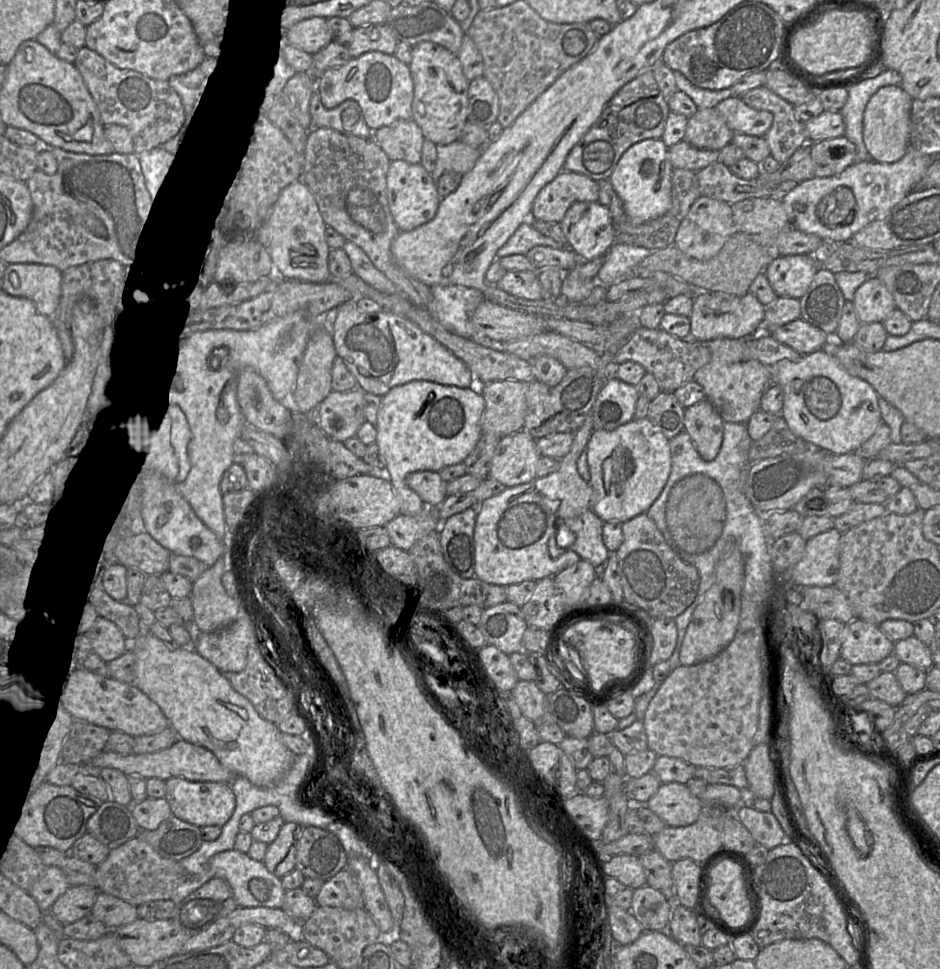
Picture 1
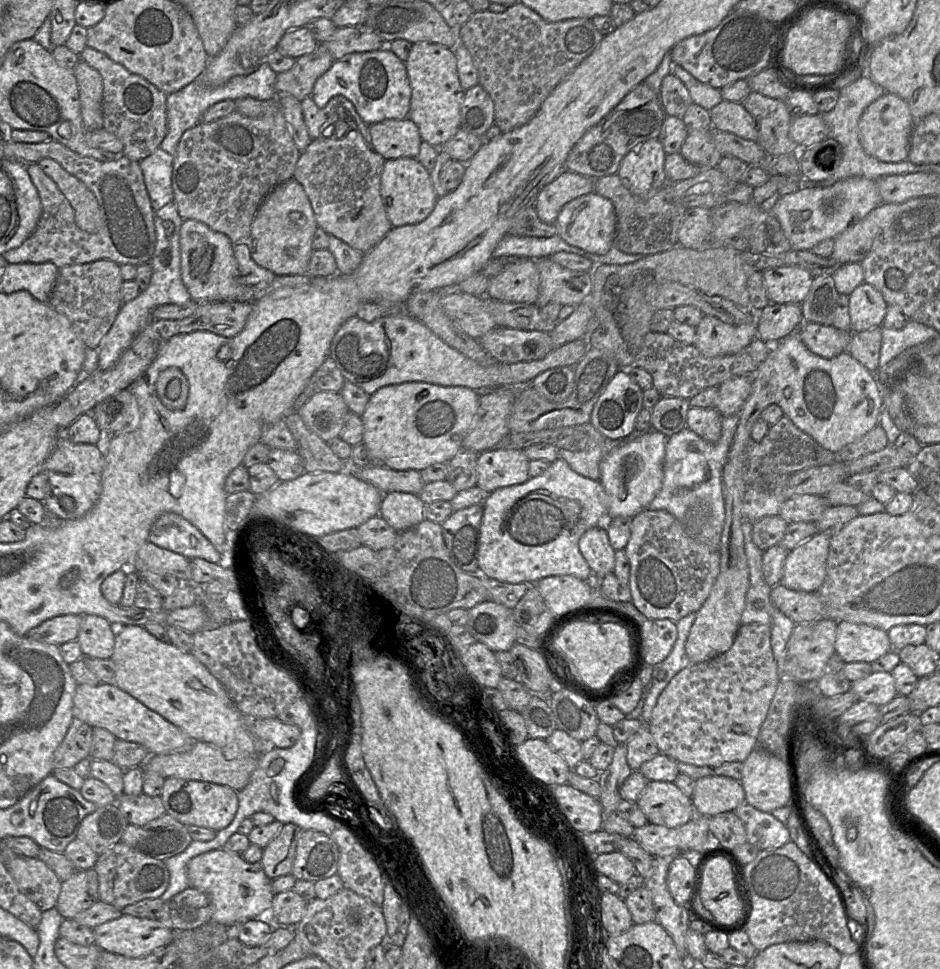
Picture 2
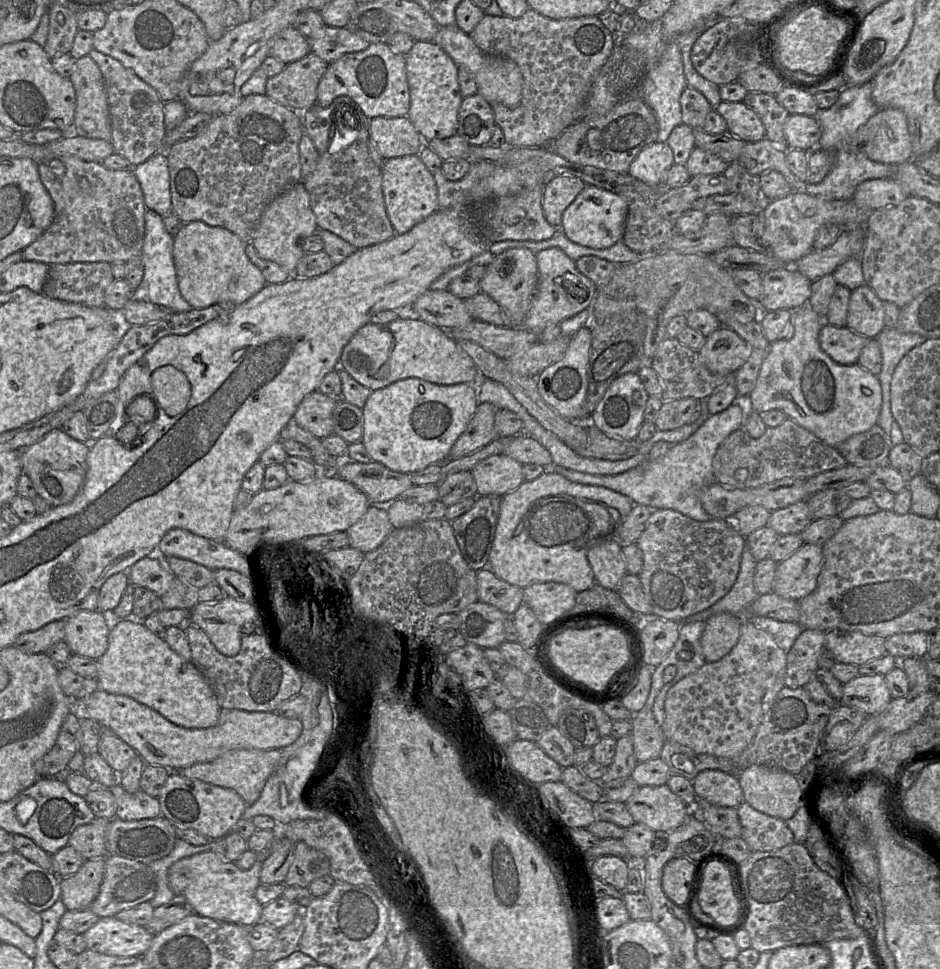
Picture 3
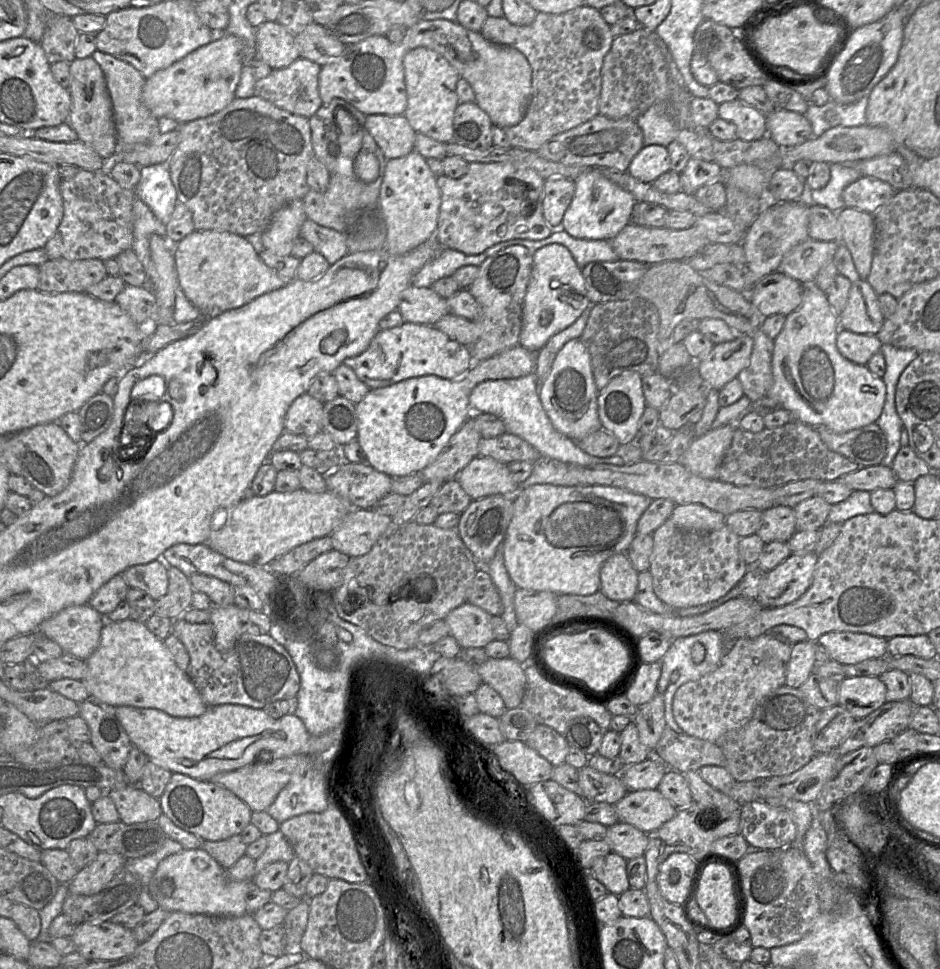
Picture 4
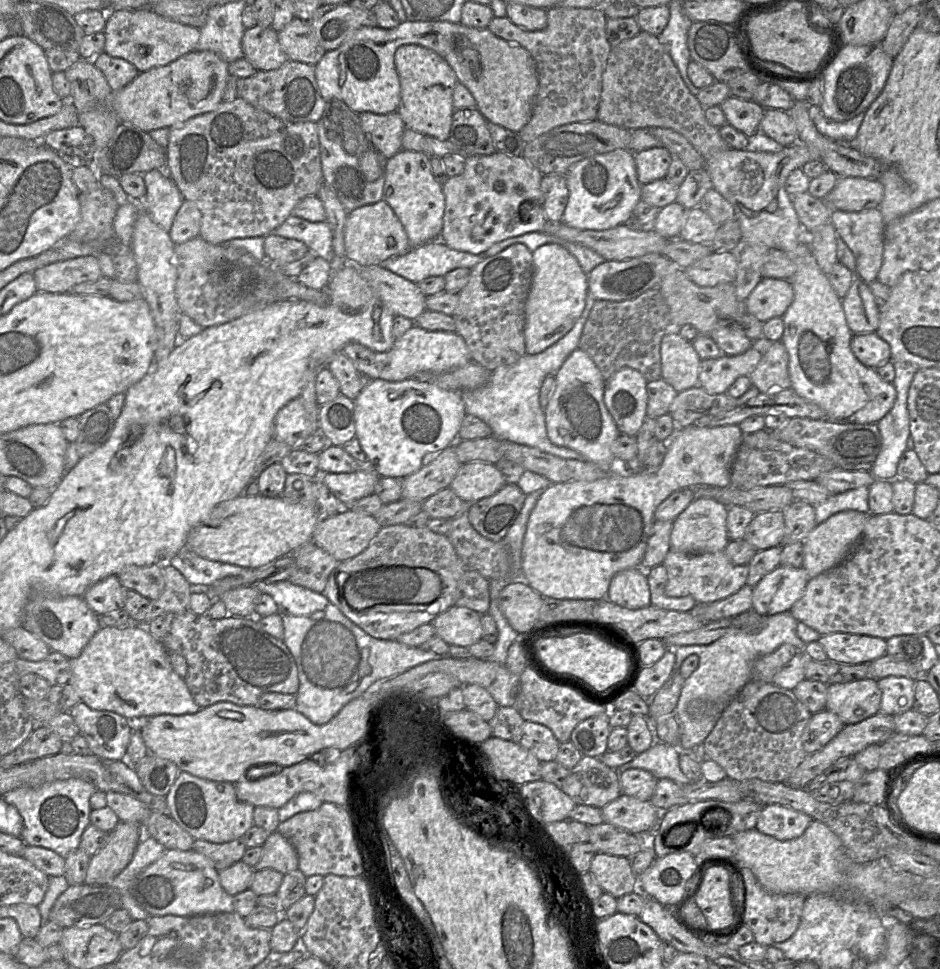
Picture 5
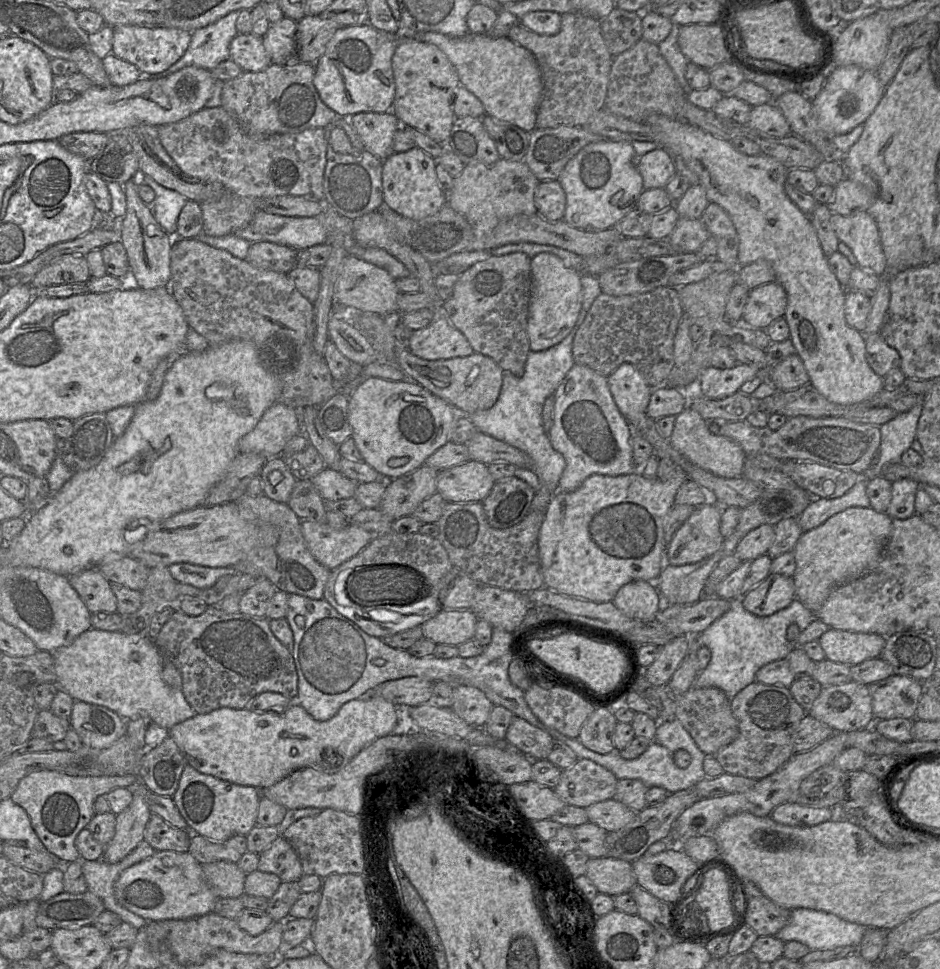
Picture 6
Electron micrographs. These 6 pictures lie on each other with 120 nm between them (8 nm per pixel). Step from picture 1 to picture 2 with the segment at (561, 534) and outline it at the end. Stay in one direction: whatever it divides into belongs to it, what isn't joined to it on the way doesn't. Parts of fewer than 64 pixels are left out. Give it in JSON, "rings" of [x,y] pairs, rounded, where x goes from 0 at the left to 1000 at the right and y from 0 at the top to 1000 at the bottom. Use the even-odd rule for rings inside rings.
{"rings":[[[645,539],[626,546],[616,556],[616,568],[635,596],[651,591],[654,584],[654,568],[645,549]]]}

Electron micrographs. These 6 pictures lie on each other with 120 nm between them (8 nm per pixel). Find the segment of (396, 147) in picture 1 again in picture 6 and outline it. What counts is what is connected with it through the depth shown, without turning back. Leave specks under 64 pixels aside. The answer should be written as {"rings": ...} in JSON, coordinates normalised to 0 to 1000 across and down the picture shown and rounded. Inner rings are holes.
{"rings":[[[416,115],[382,117],[372,121],[371,125],[393,158],[405,166],[418,159],[419,138],[427,128]]]}

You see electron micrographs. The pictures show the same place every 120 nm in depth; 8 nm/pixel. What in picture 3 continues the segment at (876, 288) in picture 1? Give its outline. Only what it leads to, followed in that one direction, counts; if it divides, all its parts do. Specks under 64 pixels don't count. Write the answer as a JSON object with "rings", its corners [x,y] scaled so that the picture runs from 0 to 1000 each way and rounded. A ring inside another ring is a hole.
{"rings":[[[920,293],[905,300],[900,337],[926,350],[941,338],[940,313]]]}

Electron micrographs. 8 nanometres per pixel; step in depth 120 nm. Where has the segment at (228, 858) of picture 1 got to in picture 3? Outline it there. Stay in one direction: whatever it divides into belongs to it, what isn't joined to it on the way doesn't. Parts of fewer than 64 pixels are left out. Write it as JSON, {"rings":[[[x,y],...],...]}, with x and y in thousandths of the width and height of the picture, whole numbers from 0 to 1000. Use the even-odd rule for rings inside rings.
{"rings":[[[287,875],[281,880],[274,880],[276,883],[274,883],[273,888],[268,893],[268,895],[265,896],[264,898],[256,898],[255,896],[252,895],[252,893],[249,890],[240,889],[226,878],[218,878],[218,879],[214,879],[214,880],[207,881],[207,882],[204,882],[201,884],[194,885],[191,888],[189,888],[188,890],[186,890],[179,898],[179,909],[180,909],[181,915],[182,915],[183,920],[185,921],[186,925],[194,924],[199,928],[199,930],[204,935],[206,942],[209,942],[210,944],[213,944],[215,946],[226,947],[226,948],[229,948],[232,950],[237,950],[237,951],[243,951],[243,953],[248,953],[248,954],[266,957],[266,956],[277,951],[279,948],[280,934],[278,934],[274,931],[274,929],[272,928],[271,920],[272,920],[273,915],[276,914],[276,912],[278,911],[277,910],[278,895],[279,895],[279,891],[281,889],[281,883],[286,877],[287,877]]]}

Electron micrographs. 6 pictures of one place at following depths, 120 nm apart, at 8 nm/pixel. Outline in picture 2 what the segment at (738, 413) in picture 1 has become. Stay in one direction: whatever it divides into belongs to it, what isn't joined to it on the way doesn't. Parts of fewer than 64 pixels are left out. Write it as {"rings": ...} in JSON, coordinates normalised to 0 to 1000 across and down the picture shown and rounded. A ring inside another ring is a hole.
{"rings":[[[798,388],[779,389],[764,398],[761,422],[768,430],[784,428],[799,406]]]}

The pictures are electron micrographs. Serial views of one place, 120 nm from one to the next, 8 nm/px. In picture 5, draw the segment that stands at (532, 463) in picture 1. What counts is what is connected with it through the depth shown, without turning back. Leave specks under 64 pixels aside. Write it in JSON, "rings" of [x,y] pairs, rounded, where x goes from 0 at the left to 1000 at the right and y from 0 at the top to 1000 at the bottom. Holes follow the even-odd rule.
{"rings":[[[499,477],[491,479],[478,504],[498,520],[521,513],[538,499],[527,479]]]}

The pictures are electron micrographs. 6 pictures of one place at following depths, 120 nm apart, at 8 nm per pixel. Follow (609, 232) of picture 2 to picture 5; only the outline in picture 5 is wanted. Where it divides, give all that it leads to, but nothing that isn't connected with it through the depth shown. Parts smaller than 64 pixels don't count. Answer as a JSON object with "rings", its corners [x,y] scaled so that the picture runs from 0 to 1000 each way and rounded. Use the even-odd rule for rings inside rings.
{"rings":[[[655,154],[620,164],[601,181],[605,197],[598,229],[617,237],[643,238],[664,231],[682,206],[683,191],[678,185],[674,158]]]}

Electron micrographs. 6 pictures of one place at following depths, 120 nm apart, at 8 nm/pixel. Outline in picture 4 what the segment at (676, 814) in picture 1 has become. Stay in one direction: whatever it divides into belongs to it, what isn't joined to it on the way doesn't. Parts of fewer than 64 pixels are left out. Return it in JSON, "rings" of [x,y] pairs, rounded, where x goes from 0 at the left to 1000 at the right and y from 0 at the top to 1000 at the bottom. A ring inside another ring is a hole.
{"rings":[[[700,814],[669,816],[652,831],[659,848],[689,861],[701,856],[720,839],[720,834]]]}

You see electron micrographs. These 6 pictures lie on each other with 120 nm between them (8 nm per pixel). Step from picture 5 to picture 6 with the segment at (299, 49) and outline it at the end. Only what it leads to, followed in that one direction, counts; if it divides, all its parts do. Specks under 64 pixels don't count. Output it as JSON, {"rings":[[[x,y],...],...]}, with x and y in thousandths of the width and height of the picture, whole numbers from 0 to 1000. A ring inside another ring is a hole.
{"rings":[[[304,18],[287,25],[285,32],[279,40],[288,66],[302,67],[315,61],[316,25],[317,23]]]}

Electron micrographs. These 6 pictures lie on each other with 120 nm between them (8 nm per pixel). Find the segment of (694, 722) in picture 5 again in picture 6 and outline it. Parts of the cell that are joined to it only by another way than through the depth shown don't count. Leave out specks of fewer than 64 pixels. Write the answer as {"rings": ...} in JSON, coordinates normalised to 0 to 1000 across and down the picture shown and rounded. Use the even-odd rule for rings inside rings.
{"rings":[[[789,616],[777,619],[777,628],[741,655],[743,666],[755,670],[756,680],[752,688],[740,698],[737,709],[765,710],[778,723],[795,707],[804,704],[803,697],[810,688],[836,679],[849,668],[849,660],[848,664],[840,664],[836,658],[841,644],[848,644],[853,652],[867,639],[867,633],[848,617],[819,636],[804,636],[796,632],[789,623]]]}

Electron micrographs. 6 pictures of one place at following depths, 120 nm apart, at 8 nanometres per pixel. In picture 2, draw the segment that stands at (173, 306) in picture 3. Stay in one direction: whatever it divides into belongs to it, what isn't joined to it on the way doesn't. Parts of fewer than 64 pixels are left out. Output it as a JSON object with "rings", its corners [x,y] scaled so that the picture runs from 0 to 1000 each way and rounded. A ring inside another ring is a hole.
{"rings":[[[185,207],[170,215],[165,219],[165,222],[166,252],[164,261],[159,269],[162,276],[160,292],[144,309],[130,314],[121,333],[102,359],[104,382],[114,382],[124,375],[143,349],[163,331],[162,322],[166,317],[176,314],[195,315],[203,309],[193,287],[191,235],[195,226],[190,222]],[[177,227],[185,230],[183,241],[178,241],[176,238],[173,229]]]}

